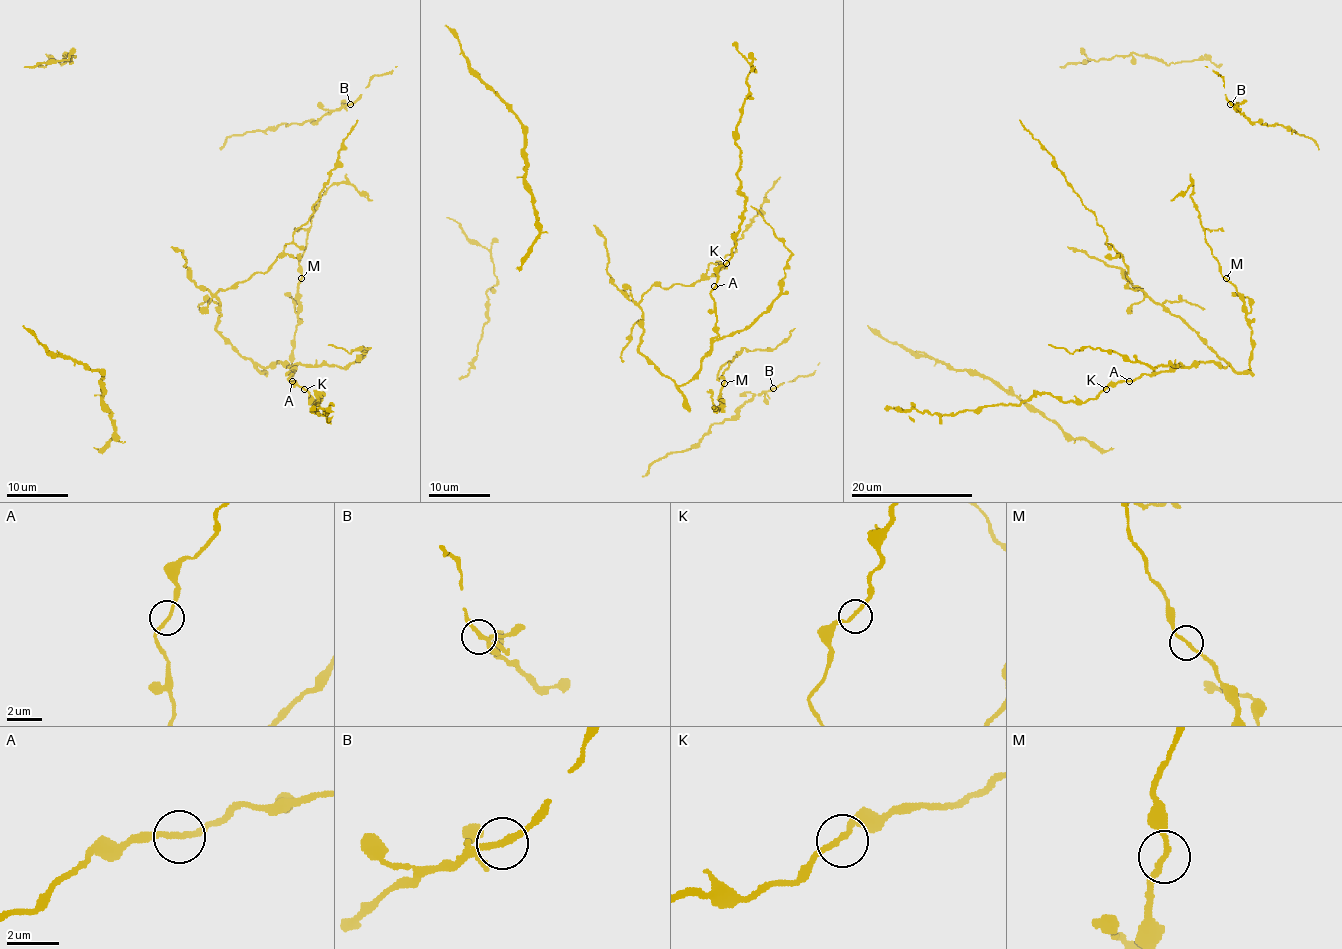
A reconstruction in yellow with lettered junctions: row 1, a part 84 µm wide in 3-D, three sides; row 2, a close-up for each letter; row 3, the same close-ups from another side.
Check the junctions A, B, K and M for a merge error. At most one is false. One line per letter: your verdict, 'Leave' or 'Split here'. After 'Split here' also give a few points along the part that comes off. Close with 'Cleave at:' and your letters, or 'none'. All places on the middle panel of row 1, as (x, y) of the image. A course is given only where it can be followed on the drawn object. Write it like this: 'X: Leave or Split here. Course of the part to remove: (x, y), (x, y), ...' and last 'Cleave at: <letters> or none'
A: Leave
B: Leave
K: Leave
M: Leave
Cleave at: none

